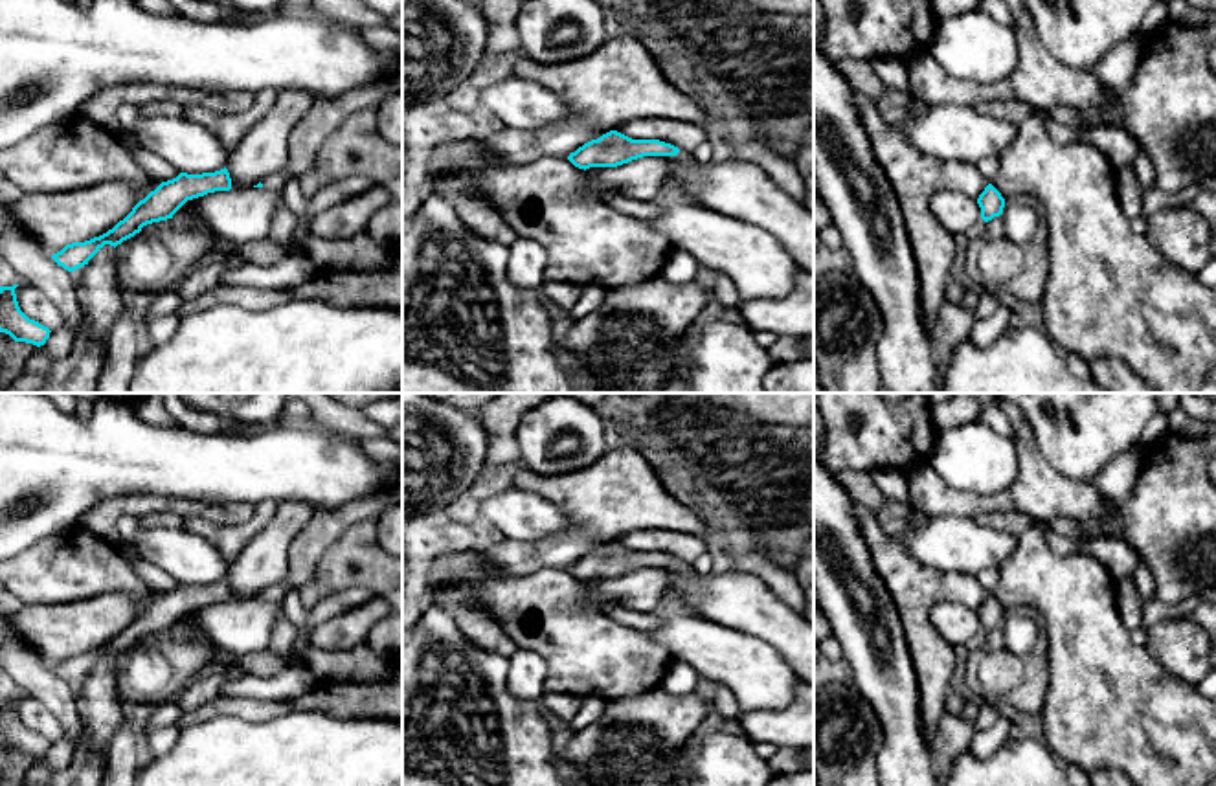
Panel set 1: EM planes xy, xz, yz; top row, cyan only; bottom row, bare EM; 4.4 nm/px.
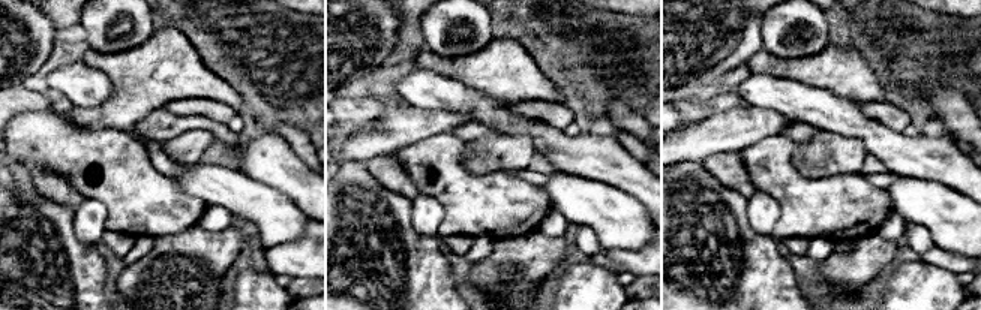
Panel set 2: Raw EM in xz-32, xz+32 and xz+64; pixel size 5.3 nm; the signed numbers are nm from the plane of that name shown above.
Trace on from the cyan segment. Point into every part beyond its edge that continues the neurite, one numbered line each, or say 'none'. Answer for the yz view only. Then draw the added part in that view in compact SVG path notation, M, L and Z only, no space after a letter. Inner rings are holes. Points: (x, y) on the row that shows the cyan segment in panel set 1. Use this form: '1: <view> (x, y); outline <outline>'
none

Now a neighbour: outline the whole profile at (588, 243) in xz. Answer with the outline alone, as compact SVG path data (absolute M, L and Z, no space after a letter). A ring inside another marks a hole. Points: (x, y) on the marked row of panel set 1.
M478 136L452 140L433 149L428 163L430 178L463 169L468 171L465 191L479 195L496 208L516 237L535 239L546 248L546 283L599 285L606 290L630 286L659 275L676 250L645 219L625 215L601 198L590 198L586 171L568 158L542 156L527 163L496 165Z

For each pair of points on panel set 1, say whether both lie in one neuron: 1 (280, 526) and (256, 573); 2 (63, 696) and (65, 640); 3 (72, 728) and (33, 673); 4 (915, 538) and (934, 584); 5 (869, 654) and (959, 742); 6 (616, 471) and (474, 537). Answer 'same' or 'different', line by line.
1: same
2: different
3: same
4: different
5: different
6: different

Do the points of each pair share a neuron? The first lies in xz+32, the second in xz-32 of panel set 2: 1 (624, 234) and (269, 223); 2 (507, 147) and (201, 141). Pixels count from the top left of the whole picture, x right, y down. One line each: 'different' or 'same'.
1: same
2: same

